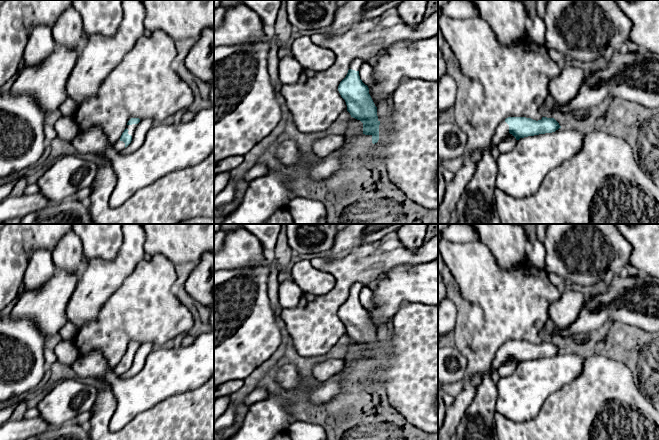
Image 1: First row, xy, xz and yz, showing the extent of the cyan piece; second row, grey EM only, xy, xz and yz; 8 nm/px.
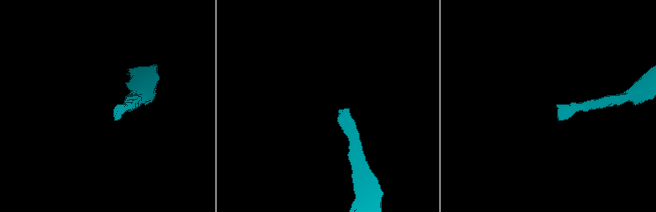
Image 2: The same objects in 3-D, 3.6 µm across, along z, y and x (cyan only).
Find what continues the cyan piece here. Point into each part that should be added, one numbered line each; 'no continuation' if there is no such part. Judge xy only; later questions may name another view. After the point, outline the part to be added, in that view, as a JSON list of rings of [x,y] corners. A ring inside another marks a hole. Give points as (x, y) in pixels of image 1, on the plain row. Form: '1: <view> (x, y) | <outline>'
1: xy (131, 352) | [[[132,348],[132,349],[127,349],[127,351],[126,351],[129,354],[128,358],[131,359],[132,362],[133,362],[133,359],[134,359],[137,349],[138,348]]]

